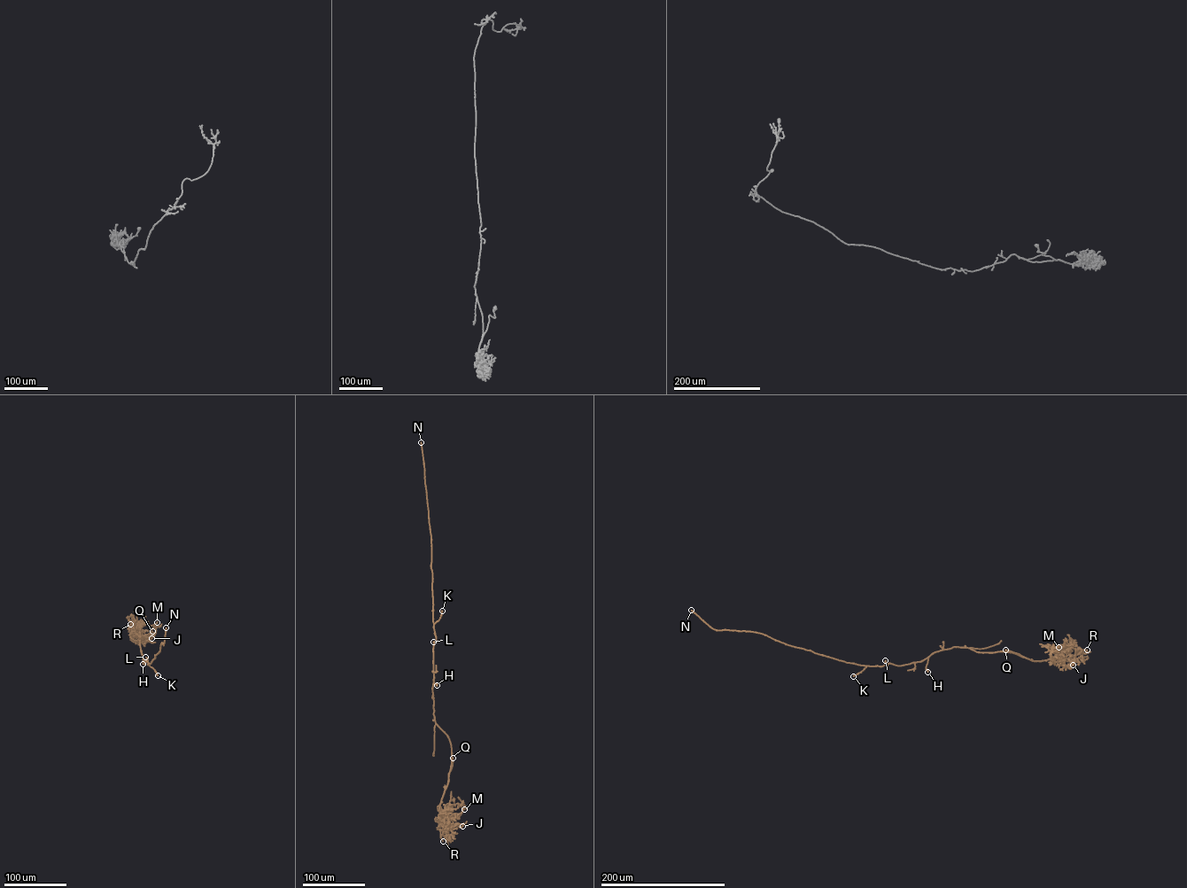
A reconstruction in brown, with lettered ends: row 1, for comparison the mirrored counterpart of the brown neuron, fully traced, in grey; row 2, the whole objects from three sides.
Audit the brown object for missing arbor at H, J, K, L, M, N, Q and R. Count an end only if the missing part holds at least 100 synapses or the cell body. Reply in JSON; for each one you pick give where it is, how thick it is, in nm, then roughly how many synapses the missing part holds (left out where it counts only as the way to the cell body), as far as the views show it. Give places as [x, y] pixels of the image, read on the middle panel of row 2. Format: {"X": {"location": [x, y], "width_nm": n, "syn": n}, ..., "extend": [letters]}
{"N": {"location": [421, 442], "width_nm": 340, "syn": 750}, "Q": {"location": [453, 758], "width_nm": 170}, "extend": ["N", "Q"]}

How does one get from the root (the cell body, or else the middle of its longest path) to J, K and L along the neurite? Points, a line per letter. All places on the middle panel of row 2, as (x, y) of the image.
J: (433, 653), (433, 714), (435, 722), (449, 739), (452, 751), (448, 782), (439, 810), (446, 827), (462, 826)
K: (433, 653), (436, 639), (433, 624), (442, 611)
L: (433, 653), (433, 642)

